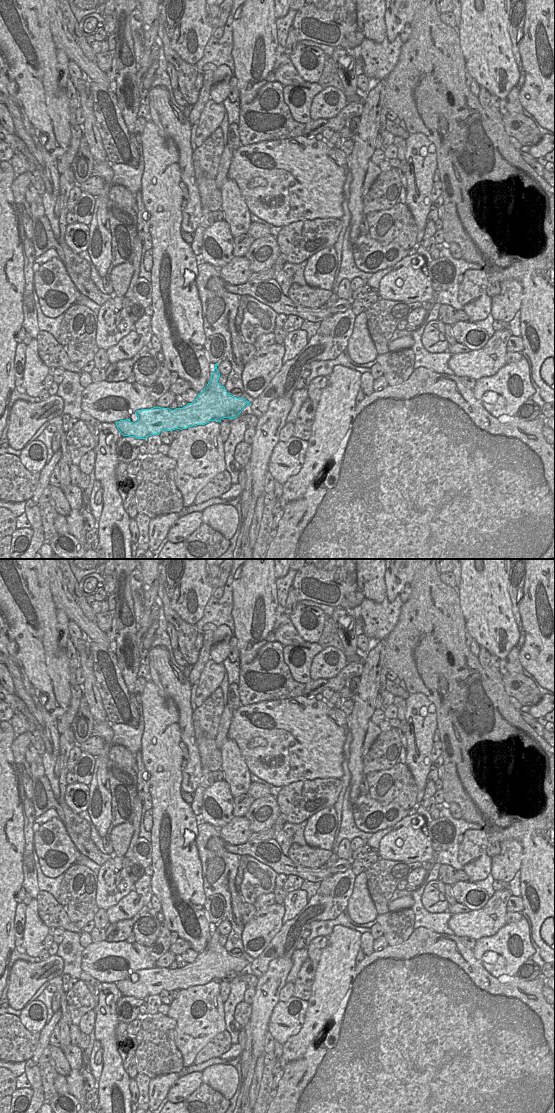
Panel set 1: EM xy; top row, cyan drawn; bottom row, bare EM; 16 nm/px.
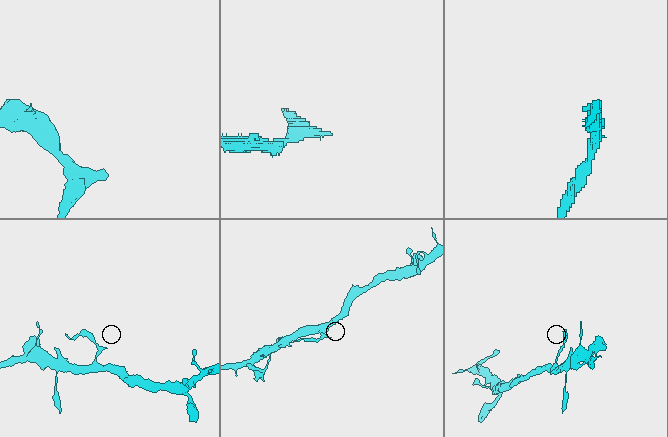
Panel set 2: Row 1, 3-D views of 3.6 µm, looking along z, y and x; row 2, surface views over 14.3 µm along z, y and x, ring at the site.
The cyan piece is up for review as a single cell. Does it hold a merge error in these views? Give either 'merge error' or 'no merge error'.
merge error

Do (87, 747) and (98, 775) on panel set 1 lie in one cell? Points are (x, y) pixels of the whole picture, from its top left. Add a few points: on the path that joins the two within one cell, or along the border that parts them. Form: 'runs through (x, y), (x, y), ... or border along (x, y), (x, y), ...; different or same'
border along (92, 735), (103, 740), (103, 748), (95, 757); different

